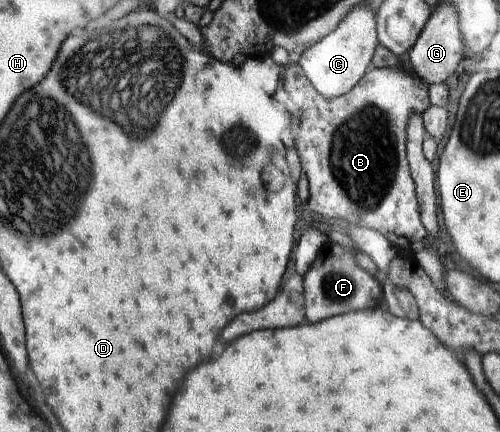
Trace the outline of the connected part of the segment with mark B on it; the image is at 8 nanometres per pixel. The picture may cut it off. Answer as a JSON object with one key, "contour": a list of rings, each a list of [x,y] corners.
{"contour":[[[286,64],[282,78],[284,79],[283,88],[288,93],[288,105],[293,109],[300,110],[300,118],[294,120],[294,128],[298,135],[295,136],[295,149],[297,150],[301,162],[301,171],[299,181],[297,182],[297,195],[300,197],[302,208],[312,210],[312,212],[316,212],[316,214],[320,214],[320,216],[324,216],[324,218],[348,220],[350,224],[378,230],[378,232],[381,232],[390,241],[392,246],[397,248],[399,253],[410,252],[412,244],[422,242],[428,235],[420,218],[414,179],[407,161],[408,121],[412,114],[419,116],[431,106],[429,99],[429,83],[427,80],[415,72],[405,71],[402,67],[379,69],[370,64],[366,69],[366,74],[364,74],[348,92],[327,99],[319,92],[316,92],[316,89],[311,85],[311,82],[305,76],[303,68],[299,64]]]}

